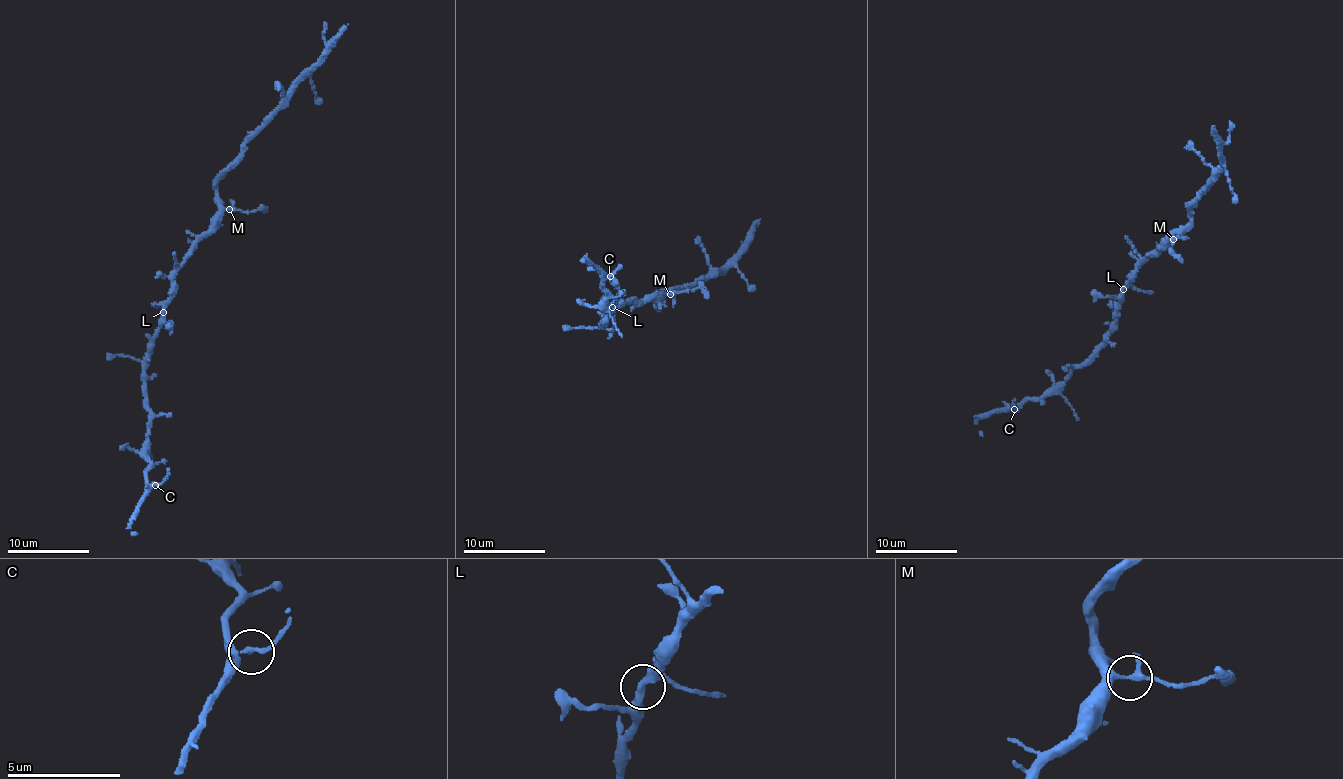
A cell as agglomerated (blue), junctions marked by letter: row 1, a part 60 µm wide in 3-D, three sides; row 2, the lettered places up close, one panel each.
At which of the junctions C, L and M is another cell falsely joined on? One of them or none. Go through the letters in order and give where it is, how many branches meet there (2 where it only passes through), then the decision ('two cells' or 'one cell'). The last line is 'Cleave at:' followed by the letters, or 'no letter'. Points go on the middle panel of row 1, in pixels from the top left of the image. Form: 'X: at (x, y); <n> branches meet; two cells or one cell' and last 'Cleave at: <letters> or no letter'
C: at (610, 276); 3 branches meet; one cell
L: at (612, 307); 4 branches meet; one cell
M: at (670, 294); 4 branches meet; two cells
Cleave at: M

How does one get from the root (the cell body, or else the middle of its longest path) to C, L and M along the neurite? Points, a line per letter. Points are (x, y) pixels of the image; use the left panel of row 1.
C: (182, 265), (145, 371), (151, 420), (146, 473), (148, 481), (155, 485)
L: (182, 265), (163, 312)
M: (182, 265), (198, 241), (225, 210), (229, 210)

